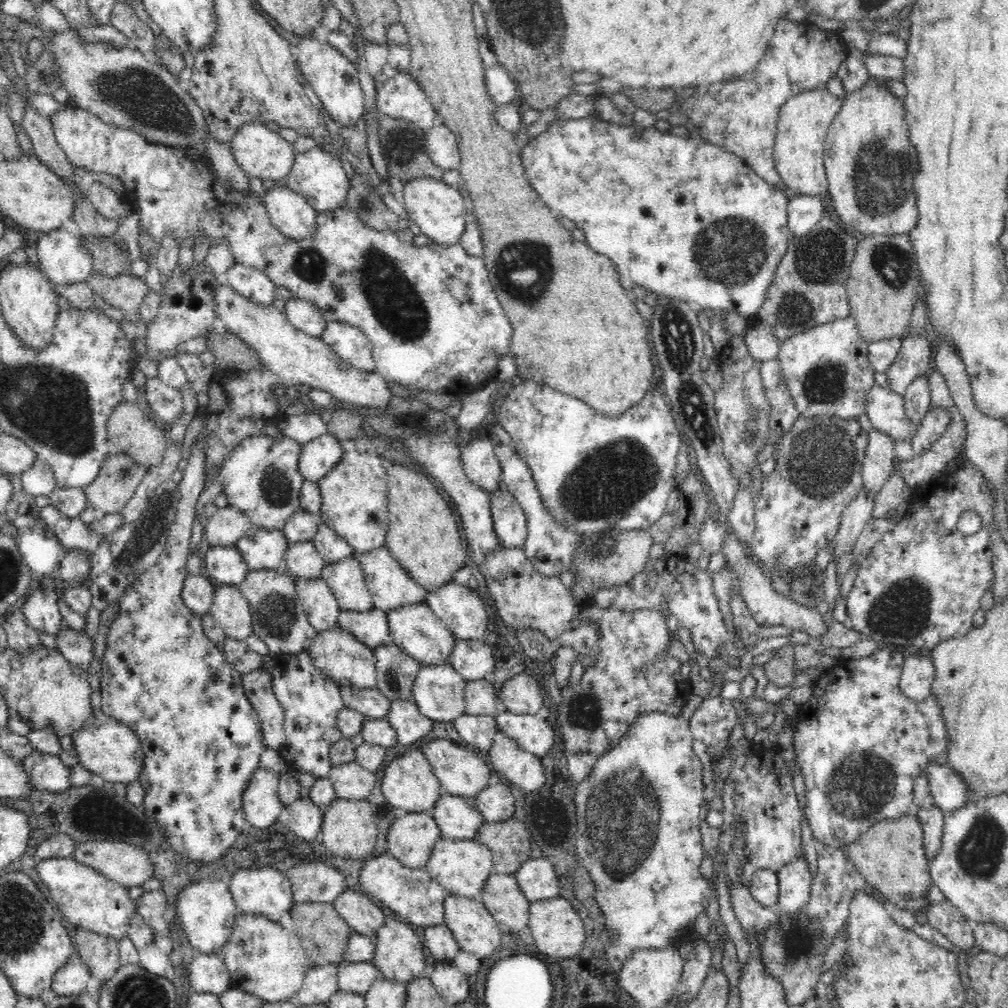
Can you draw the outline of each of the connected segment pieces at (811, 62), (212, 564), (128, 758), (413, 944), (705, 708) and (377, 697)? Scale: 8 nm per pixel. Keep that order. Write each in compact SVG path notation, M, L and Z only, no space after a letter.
M782 18L760 64L748 74L752 82L734 82L728 86L728 94L698 90L682 102L682 110L704 141L736 154L768 184L782 187L773 159L781 106L802 91L826 88L850 53L840 31L826 32L807 21L796 23Z
M207 545L203 549L202 557L208 574L222 585L239 587L250 571L235 545L228 547Z
M101 689L92 693L92 714L71 734L72 746L81 765L108 782L127 785L136 780L144 768L144 753L136 733L125 724L113 719L101 709Z
M387 917L385 923L376 930L373 939L375 941L375 953L372 964L382 972L385 979L406 984L410 980L426 977L424 974L424 968L426 968L424 945L420 943L418 931L413 926Z
M721 695L706 697L691 716L689 729L696 740L712 748L730 738L732 728L739 721L737 713L730 699Z
M339 686L344 704L365 714L367 718L384 718L391 701L377 687L361 689L356 686Z

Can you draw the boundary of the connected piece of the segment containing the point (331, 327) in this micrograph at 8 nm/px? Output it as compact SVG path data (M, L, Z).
M330 321L320 337L344 362L364 372L375 371L374 346L359 328Z

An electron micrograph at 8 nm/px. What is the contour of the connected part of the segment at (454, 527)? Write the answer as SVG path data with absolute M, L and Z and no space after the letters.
M387 464L388 482L388 532L384 547L396 558L400 566L422 588L432 592L438 587L452 582L454 574L460 570L468 560L467 550L460 537L460 530L456 518L452 515L452 509L448 508L448 502L437 492L437 484L416 467Z

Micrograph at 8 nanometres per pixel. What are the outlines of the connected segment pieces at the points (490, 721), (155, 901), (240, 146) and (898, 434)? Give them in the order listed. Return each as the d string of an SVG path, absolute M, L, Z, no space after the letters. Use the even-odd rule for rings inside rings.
M464 714L452 722L451 726L454 736L472 751L489 752L494 737L499 732L494 715Z
M162 890L144 891L141 896L135 900L137 912L142 915L144 922L153 928L154 932L167 934L170 925L164 921L164 912L166 912L166 896Z
M244 124L231 141L231 152L242 170L250 177L260 180L285 180L292 170L296 152L289 144L274 131L270 131L264 124Z
M877 384L868 391L865 414L872 422L874 430L898 441L911 442L920 424L913 424L905 415L903 396Z

